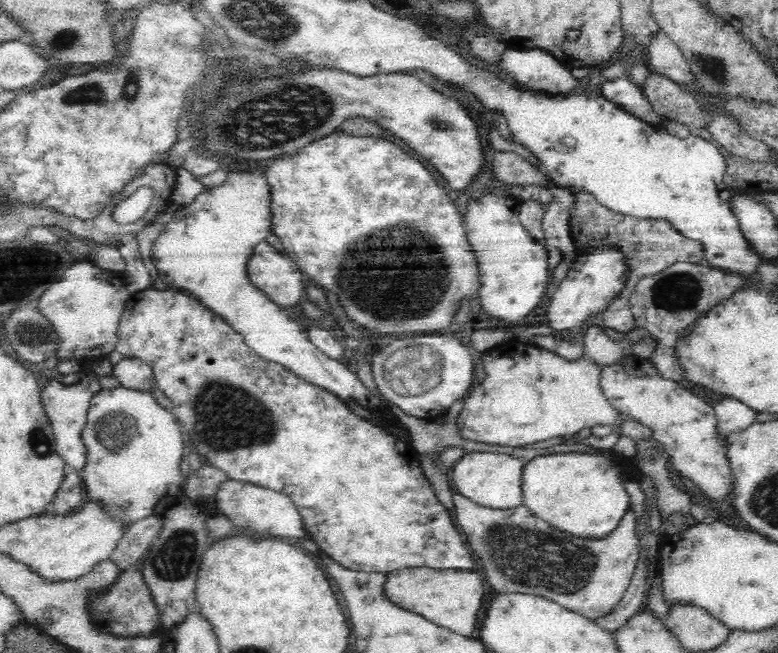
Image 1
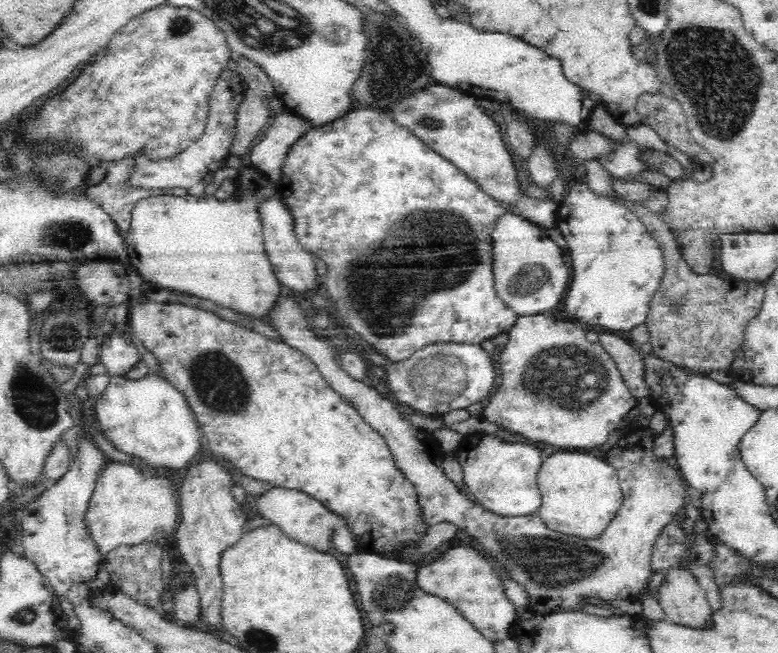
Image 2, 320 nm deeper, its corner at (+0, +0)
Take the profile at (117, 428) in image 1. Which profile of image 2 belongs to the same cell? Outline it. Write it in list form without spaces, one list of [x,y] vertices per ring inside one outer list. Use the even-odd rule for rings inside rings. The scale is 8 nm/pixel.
[[[158,373],[131,380],[111,376],[105,391],[97,397],[96,418],[114,452],[126,452],[145,460],[145,467],[166,474],[188,466],[200,452],[200,429],[184,394]]]

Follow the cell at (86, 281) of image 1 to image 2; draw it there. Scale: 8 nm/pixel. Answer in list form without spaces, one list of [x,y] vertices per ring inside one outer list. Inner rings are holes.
[[[88,261],[76,270],[77,286],[95,306],[116,306],[130,298],[126,266],[112,261]]]

